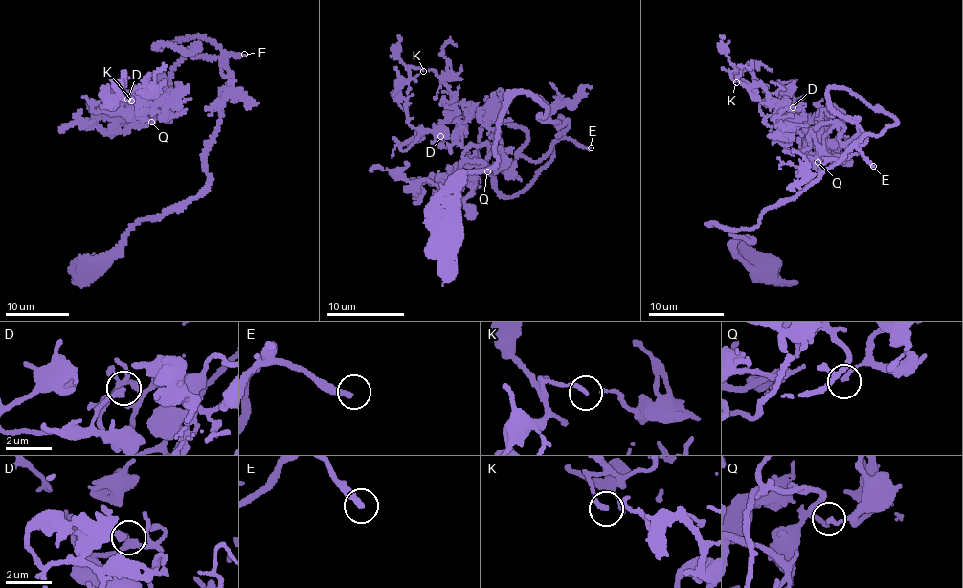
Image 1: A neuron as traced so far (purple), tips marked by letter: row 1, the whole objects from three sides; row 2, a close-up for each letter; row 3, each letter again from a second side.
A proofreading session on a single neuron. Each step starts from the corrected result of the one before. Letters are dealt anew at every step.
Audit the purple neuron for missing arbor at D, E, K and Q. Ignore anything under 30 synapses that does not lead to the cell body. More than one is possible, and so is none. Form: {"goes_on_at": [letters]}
{"goes_on_at": ["E"]}

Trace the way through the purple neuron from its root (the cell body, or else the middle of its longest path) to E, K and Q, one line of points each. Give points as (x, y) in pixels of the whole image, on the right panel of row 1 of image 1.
E: (762, 268), (733, 251), (736, 241), (751, 239), (716, 222), (755, 228), (767, 208), (853, 148), (873, 166)
K: (762, 268), (716, 222), (755, 228), (867, 137), (792, 131), (803, 111), (746, 69), (736, 82)
Q: (762, 268), (715, 225), (755, 228), (866, 140), (859, 124), (845, 143), (833, 127), (817, 162)

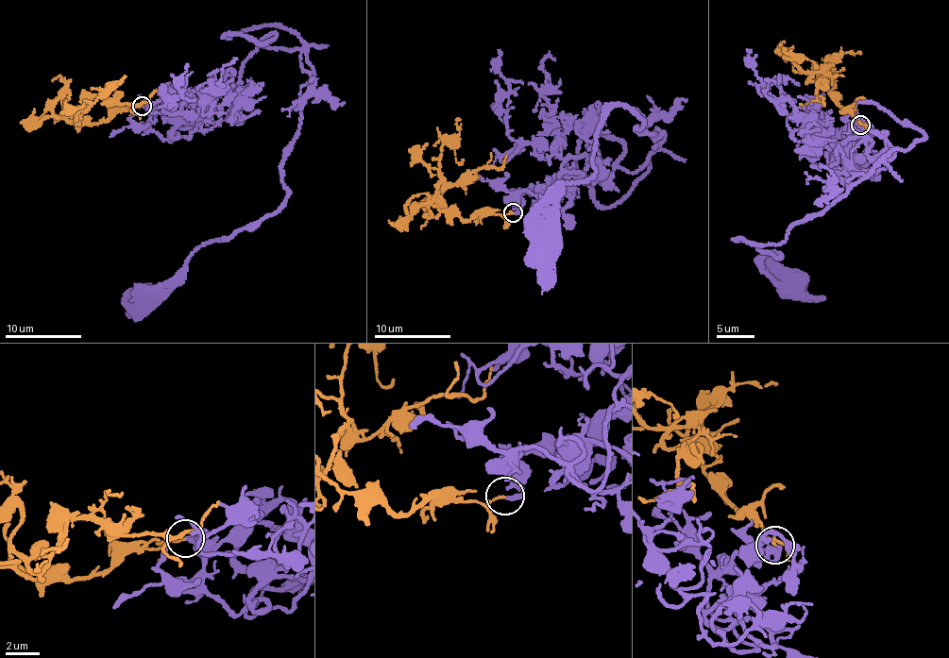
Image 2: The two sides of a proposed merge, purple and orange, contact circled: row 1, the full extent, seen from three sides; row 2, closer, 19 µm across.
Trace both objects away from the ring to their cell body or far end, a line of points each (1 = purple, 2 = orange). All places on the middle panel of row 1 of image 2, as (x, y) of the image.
1: (513, 212), (526, 191), (552, 210), (567, 156), (606, 181), (665, 134), (608, 111), (539, 250)
2: (513, 212), (476, 214), (463, 220), (430, 201), (438, 182), (458, 184), (476, 170), (500, 167), (506, 154)

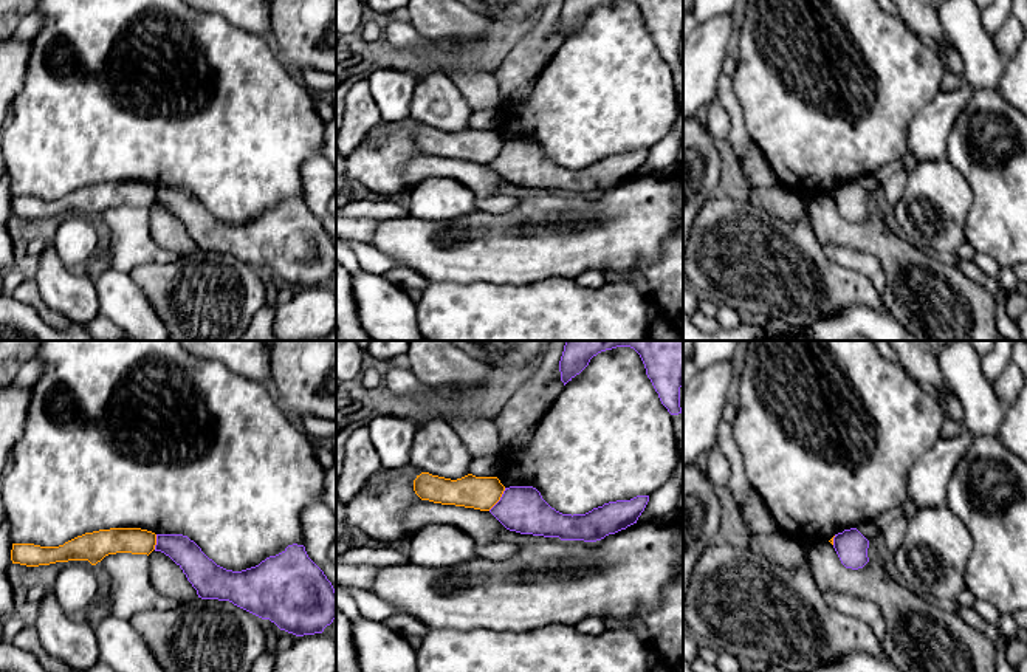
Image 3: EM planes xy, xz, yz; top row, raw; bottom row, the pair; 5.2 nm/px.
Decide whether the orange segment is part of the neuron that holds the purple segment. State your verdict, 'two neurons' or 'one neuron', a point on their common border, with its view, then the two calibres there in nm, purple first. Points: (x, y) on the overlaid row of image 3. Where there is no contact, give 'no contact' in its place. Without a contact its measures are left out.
two neurons | xz (501, 499) | 240/180 nm

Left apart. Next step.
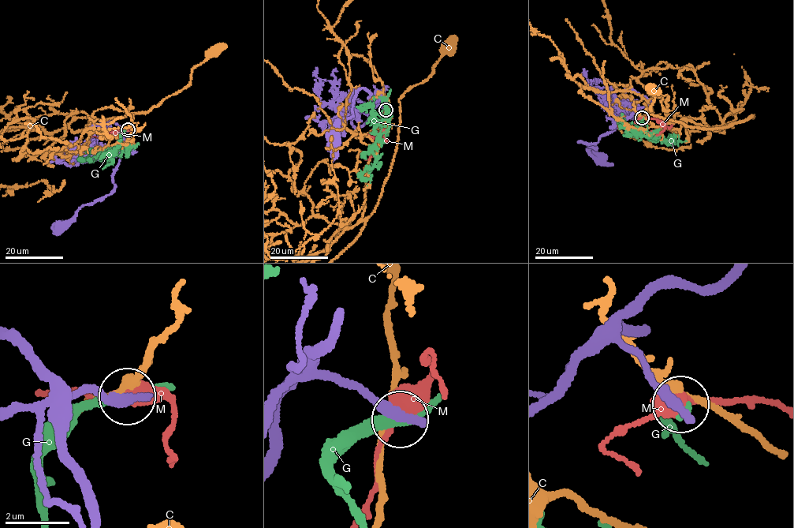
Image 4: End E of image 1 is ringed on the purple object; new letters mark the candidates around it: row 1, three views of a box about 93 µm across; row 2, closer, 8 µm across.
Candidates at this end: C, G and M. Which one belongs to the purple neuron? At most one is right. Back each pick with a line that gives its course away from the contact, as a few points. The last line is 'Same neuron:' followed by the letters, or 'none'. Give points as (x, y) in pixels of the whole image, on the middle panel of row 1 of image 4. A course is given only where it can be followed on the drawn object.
G: it runs (385, 110), (379, 114), (384, 125), (371, 151), (376, 159), (362, 174), (370, 177), (367, 186)
Same neuron: G

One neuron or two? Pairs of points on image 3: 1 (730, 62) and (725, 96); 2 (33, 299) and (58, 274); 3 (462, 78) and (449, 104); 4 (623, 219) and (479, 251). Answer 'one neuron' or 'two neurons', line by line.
1: two neurons
2: two neurons
3: two neurons
4: one neuron

